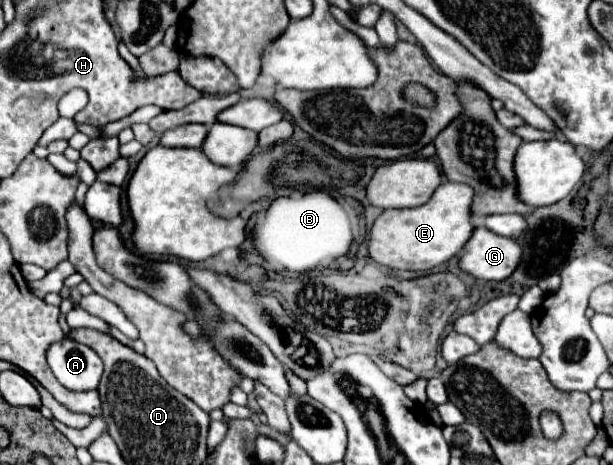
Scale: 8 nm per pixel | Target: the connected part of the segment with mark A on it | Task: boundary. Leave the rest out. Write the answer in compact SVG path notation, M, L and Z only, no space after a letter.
M68 334L62 340L50 344L46 360L56 380L68 390L94 390L102 376L100 356L86 344L74 342Z

